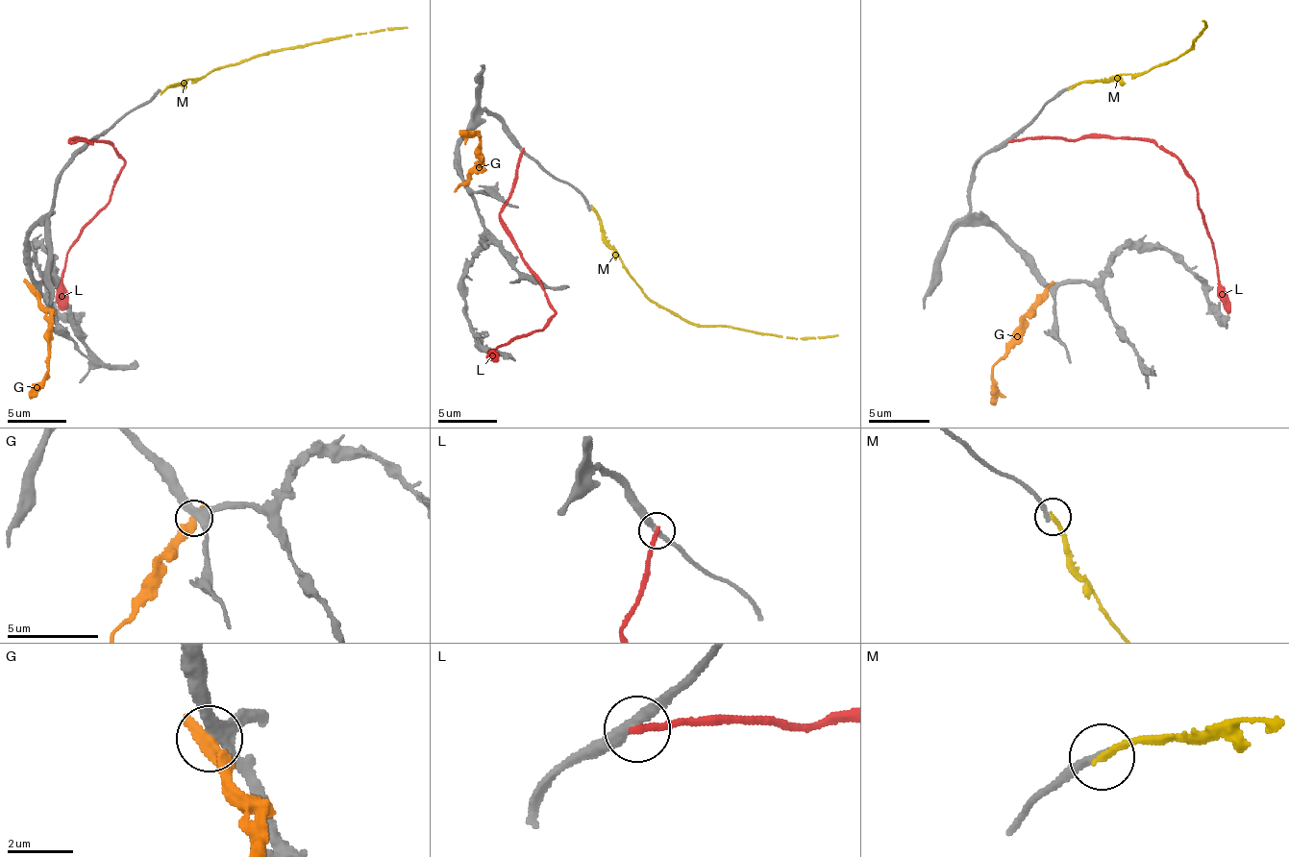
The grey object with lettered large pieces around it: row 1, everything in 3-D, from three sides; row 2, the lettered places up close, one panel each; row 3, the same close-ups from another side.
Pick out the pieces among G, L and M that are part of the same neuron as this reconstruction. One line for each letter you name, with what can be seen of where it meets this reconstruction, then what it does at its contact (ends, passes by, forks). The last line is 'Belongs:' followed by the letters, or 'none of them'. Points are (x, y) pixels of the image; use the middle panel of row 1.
Belongs: none of them

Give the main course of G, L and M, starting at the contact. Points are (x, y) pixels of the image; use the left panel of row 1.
G: (34, 287), (48, 323), (48, 358), (45, 384), (31, 399)
L: (92, 144), (69, 141), (107, 141), (125, 161), (110, 203), (66, 256), (60, 311)
M: (162, 91), (271, 50), (304, 47), (407, 27)

